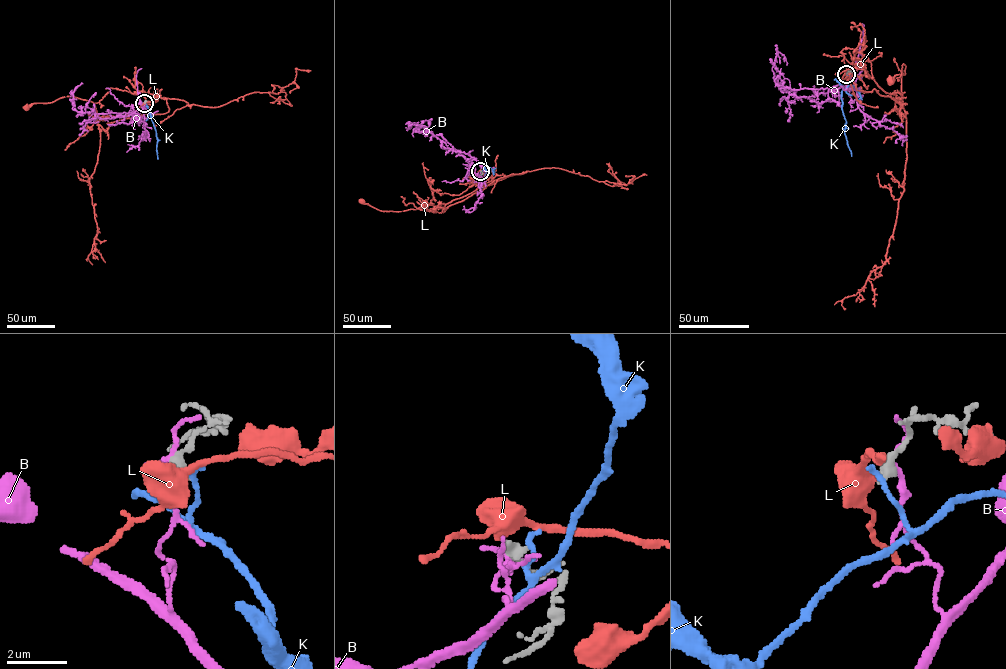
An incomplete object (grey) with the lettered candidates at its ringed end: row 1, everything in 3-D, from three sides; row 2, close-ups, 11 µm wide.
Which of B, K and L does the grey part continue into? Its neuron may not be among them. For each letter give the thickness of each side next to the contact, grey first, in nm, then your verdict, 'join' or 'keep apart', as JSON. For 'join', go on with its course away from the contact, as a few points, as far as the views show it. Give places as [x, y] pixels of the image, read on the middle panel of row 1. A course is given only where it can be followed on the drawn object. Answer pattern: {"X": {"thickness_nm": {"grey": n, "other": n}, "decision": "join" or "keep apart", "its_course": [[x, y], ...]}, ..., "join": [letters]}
{"B": {"thickness_nm": {"grey": 440, "other": 150}, "decision": "keep apart"}, "K": {"thickness_nm": {"grey": 440, "other": 180}, "decision": "keep apart"}, "L": {"thickness_nm": {"grey": 400, "other": 420}, "decision": "keep apart"}, "join": []}

